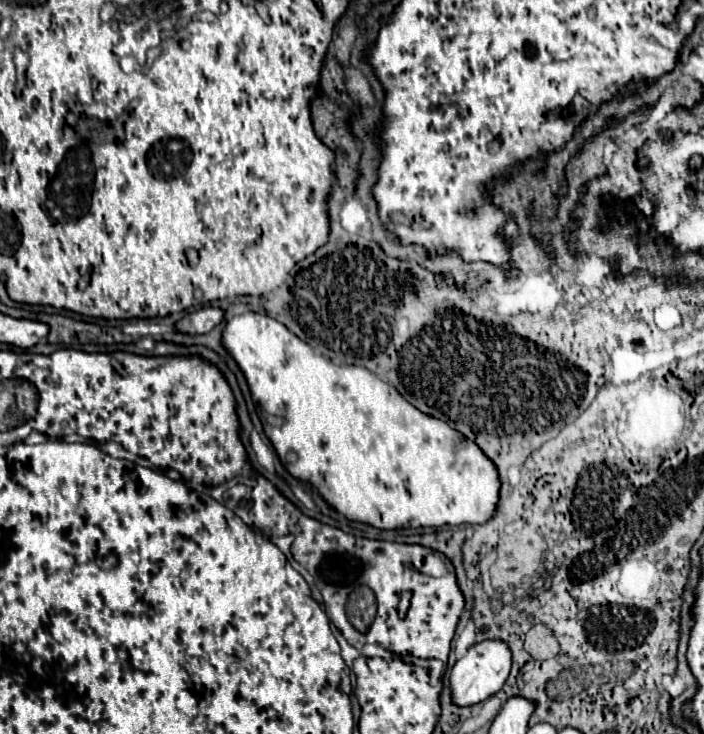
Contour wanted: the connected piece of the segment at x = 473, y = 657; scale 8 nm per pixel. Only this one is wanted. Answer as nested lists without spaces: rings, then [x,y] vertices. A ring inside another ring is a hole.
[[[487,639],[481,643],[475,643],[467,649],[467,653],[455,663],[451,671],[451,689],[453,689],[453,703],[457,705],[475,705],[479,701],[485,701],[487,697],[495,695],[507,675],[511,671],[511,649],[505,641]]]

